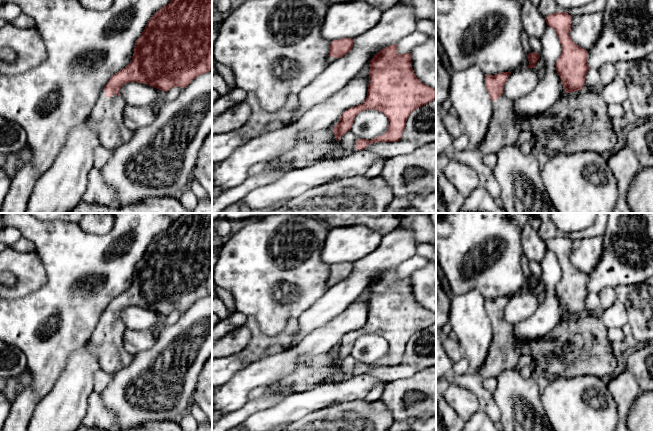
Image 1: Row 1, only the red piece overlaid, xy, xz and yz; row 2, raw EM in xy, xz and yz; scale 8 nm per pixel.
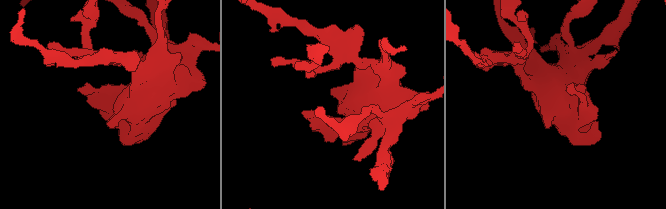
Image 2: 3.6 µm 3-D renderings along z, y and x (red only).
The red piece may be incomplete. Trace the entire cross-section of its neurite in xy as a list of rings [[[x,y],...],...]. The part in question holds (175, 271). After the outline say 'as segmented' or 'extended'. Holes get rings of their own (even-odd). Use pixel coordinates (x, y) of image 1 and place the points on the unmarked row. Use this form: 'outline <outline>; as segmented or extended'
outline [[[183,213],[178,219],[176,219],[168,229],[159,233],[148,245],[145,253],[143,254],[141,260],[137,263],[134,271],[134,277],[131,286],[122,294],[114,298],[110,304],[107,306],[105,311],[102,313],[96,328],[94,329],[89,342],[87,343],[93,353],[97,356],[100,363],[101,370],[114,375],[122,368],[128,366],[133,361],[133,356],[129,354],[123,343],[123,337],[125,330],[127,329],[124,322],[120,319],[121,311],[129,306],[138,306],[142,308],[147,308],[163,316],[167,316],[173,311],[187,311],[197,300],[205,298],[212,294],[212,213]]]; extended

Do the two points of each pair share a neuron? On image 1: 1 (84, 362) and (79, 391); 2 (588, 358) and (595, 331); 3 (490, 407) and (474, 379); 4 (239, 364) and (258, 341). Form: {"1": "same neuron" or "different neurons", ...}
{"1": "same neuron", "2": "same neuron", "3": "same neuron", "4": "different neurons"}

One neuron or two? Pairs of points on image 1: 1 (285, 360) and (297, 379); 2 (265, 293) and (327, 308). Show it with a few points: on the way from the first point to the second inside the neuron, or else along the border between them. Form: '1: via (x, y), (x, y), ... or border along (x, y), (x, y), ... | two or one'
1: border along (310, 357), (301, 357), (290, 373), (272, 385) | two
2: border along (328, 287), (320, 297), (296, 318) | two

